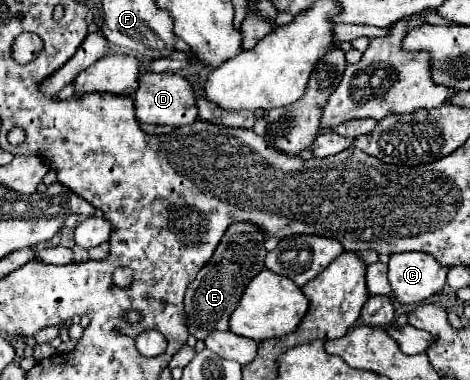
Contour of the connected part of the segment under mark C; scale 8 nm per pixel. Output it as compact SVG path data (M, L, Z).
M393 253L389 259L389 283L397 301L419 303L445 287L447 267L429 253Z

